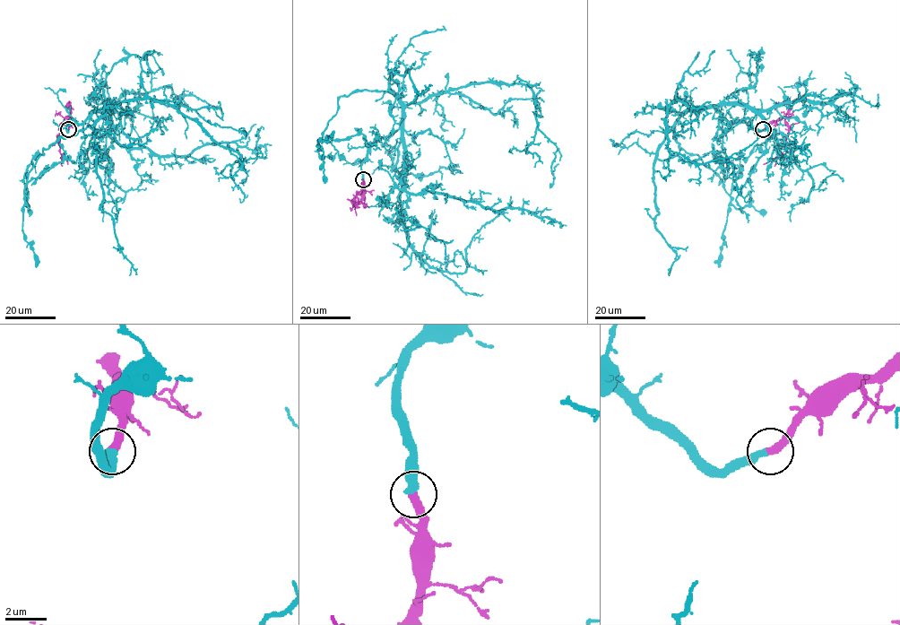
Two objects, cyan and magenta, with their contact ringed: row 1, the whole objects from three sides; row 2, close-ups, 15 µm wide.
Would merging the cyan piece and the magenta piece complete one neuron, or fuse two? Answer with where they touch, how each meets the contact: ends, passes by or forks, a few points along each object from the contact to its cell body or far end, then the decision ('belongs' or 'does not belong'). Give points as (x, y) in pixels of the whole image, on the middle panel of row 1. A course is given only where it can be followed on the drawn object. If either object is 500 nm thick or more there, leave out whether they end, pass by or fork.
at (363, 179); cyan ends there; magenta ends there; cyan runs (363, 180), (367, 150), (406, 107), (489, 82), (532, 91), (552, 174), (558, 164); magenta runs (363, 180), (362, 198), (354, 205), (362, 180); belongs

